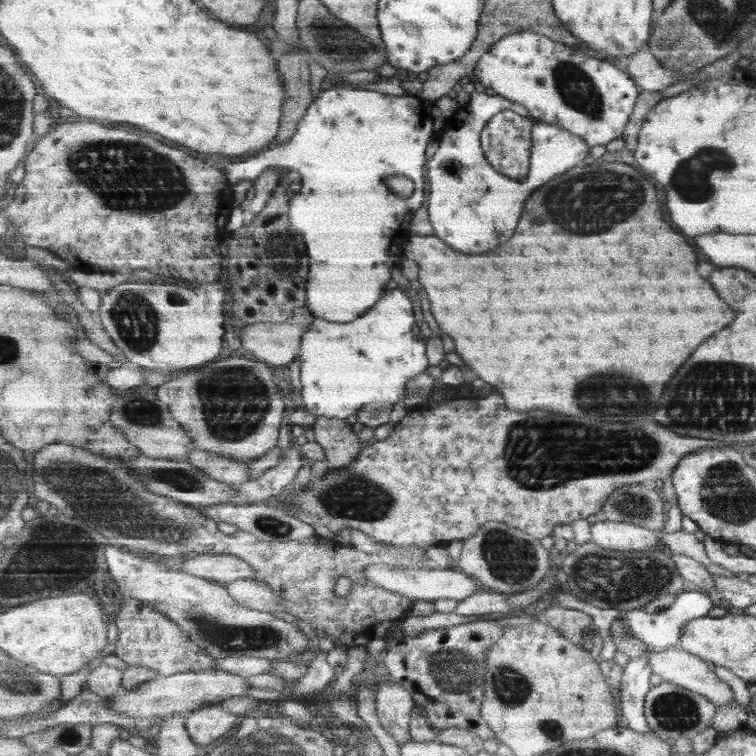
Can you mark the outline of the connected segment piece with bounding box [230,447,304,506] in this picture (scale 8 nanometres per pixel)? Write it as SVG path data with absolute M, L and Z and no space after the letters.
M290 448L288 456L282 458L276 468L270 468L264 476L238 486L238 494L230 499L230 503L238 506L265 504L268 499L282 494L298 478L304 466L302 455L303 452Z

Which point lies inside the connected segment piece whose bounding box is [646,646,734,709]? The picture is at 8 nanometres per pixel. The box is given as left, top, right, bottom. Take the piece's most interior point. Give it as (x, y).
(674, 665)

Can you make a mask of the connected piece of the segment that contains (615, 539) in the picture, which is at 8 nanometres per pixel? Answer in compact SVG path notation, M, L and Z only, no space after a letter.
M598 521L593 524L594 541L610 550L644 551L656 546L654 531L630 522Z

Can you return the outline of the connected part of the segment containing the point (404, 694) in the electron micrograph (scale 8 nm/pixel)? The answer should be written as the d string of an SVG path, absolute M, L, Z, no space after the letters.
M390 678L377 682L377 710L380 722L400 745L413 740L411 723L416 711L414 695Z

